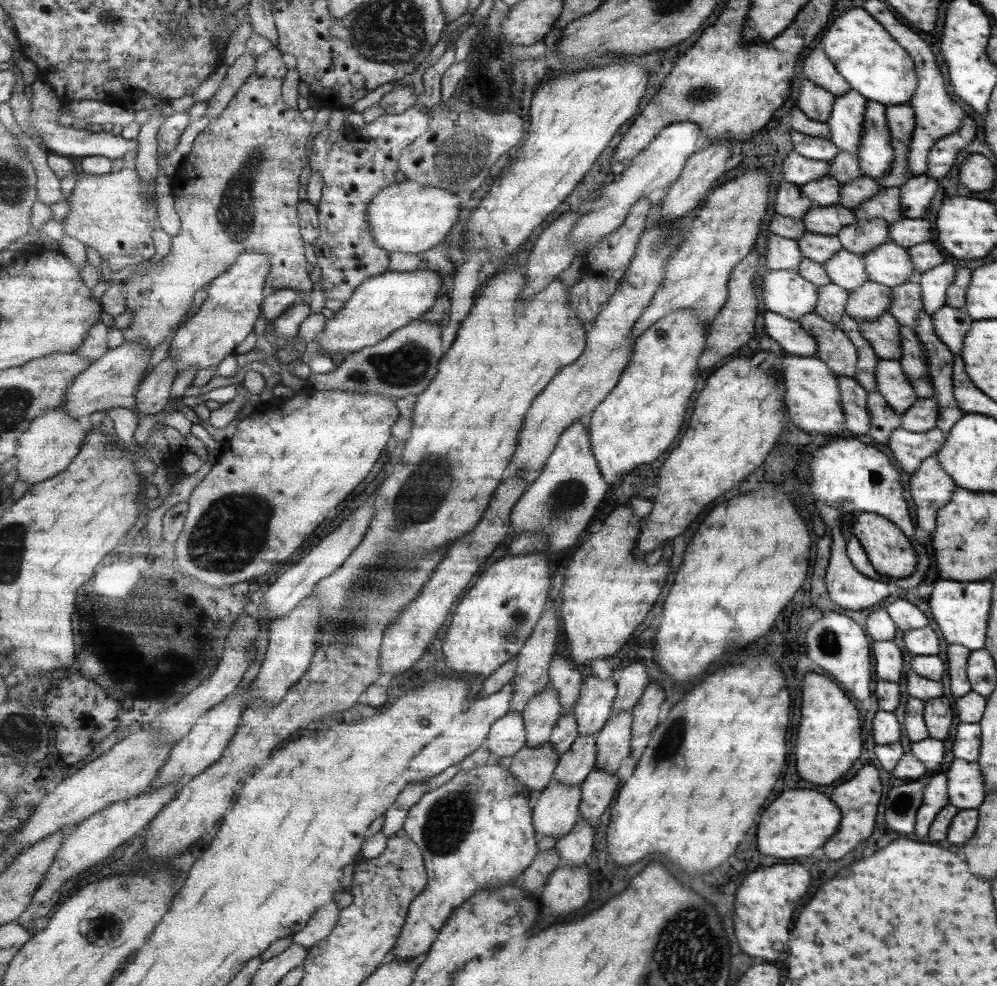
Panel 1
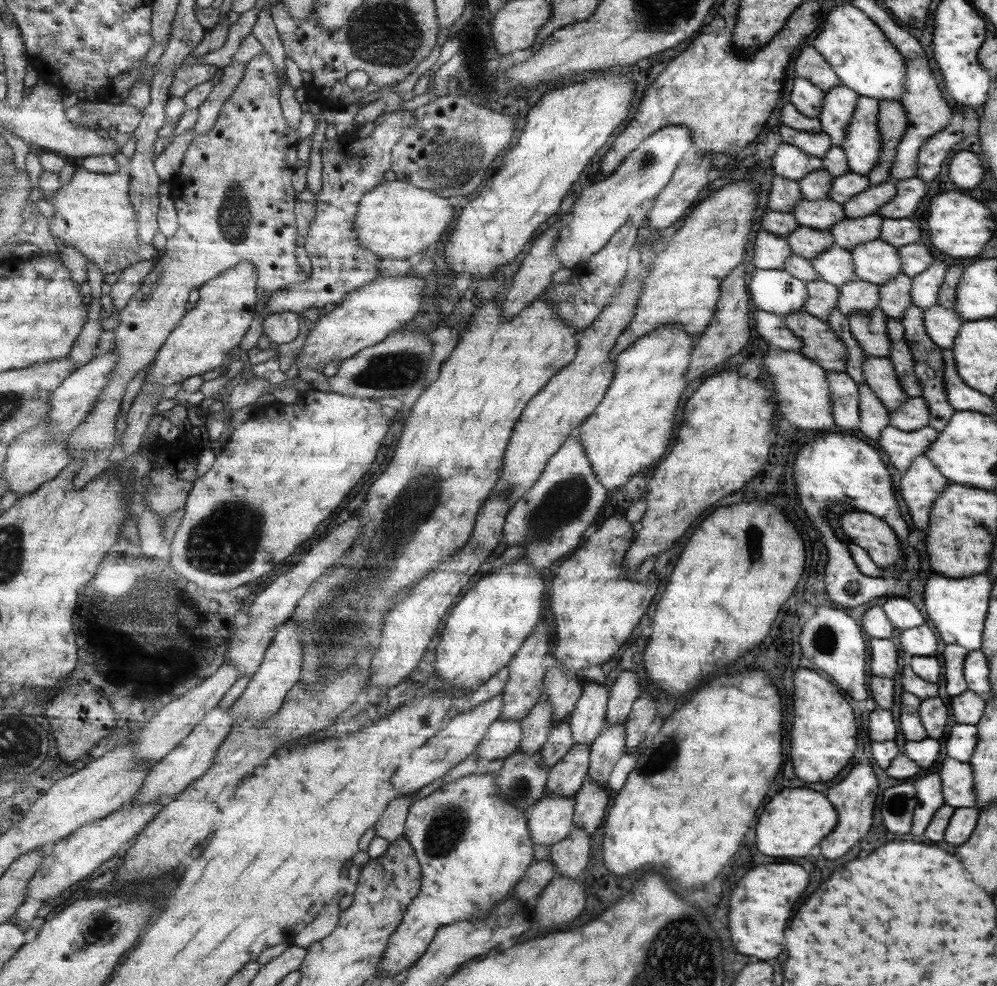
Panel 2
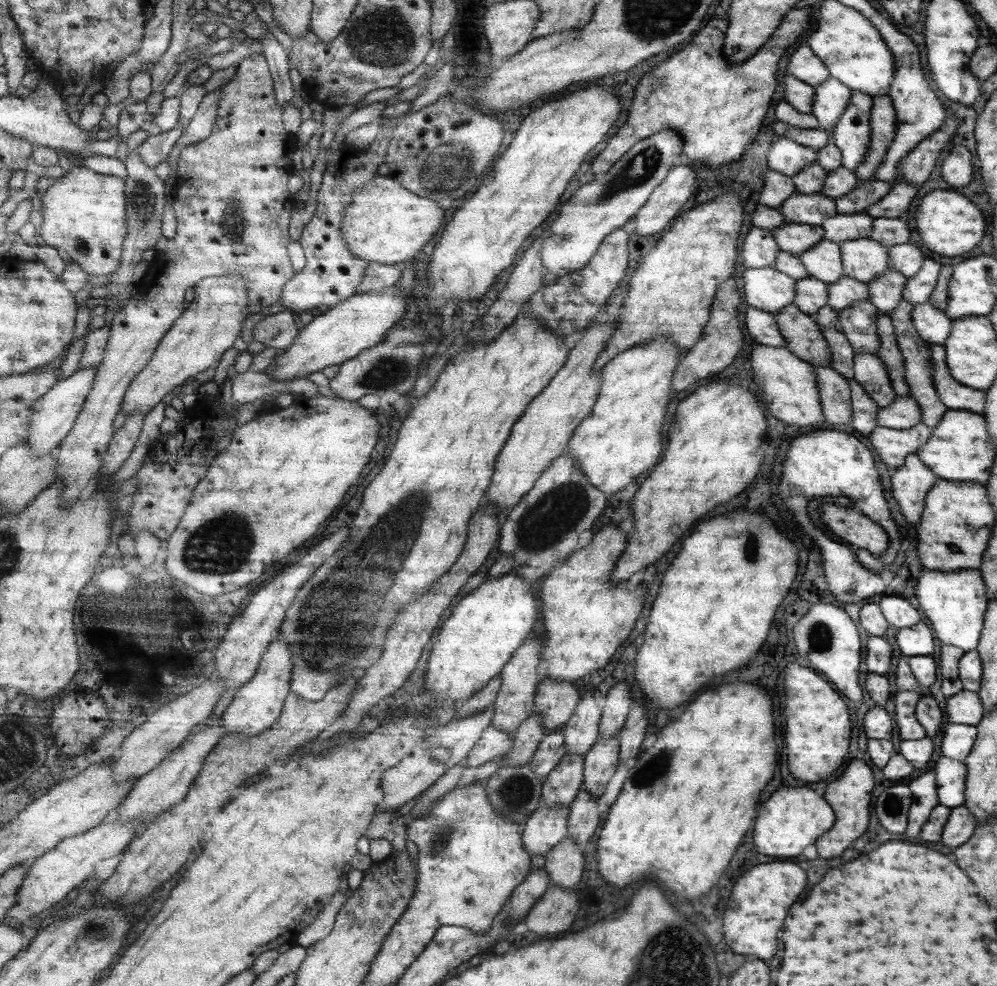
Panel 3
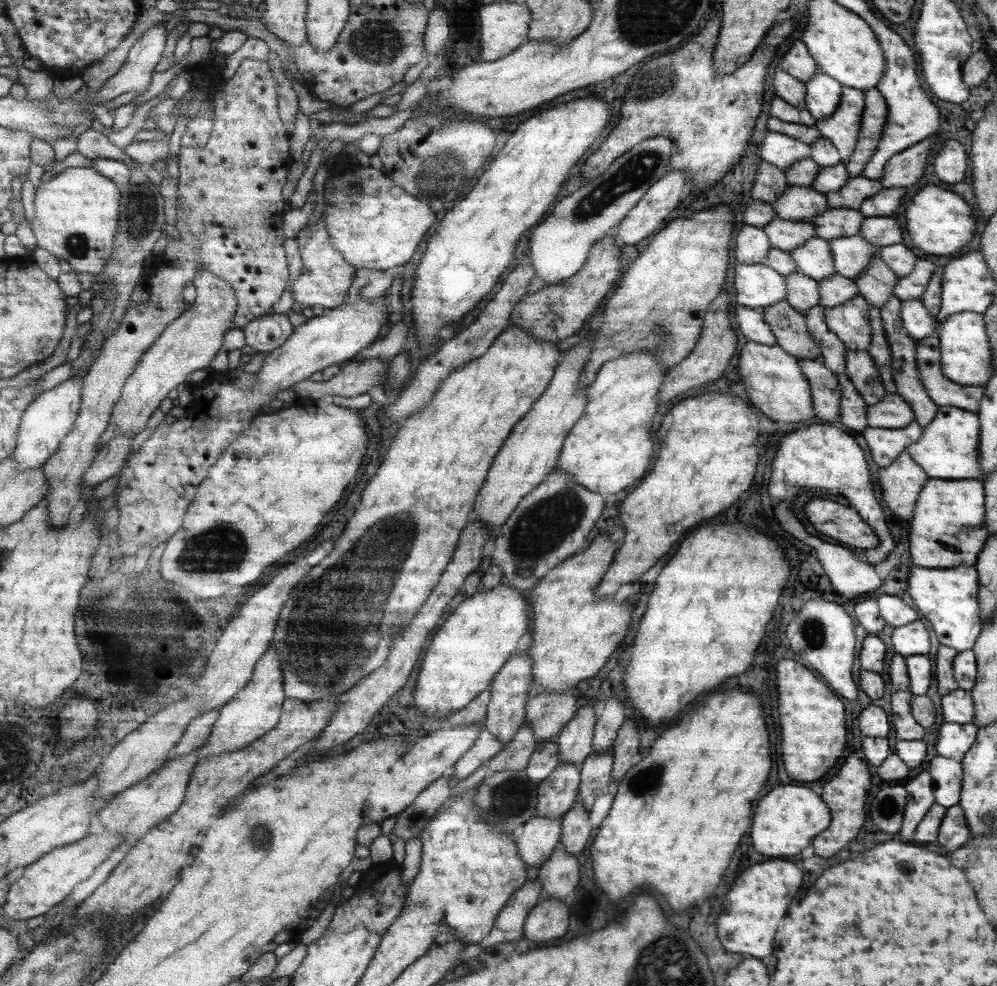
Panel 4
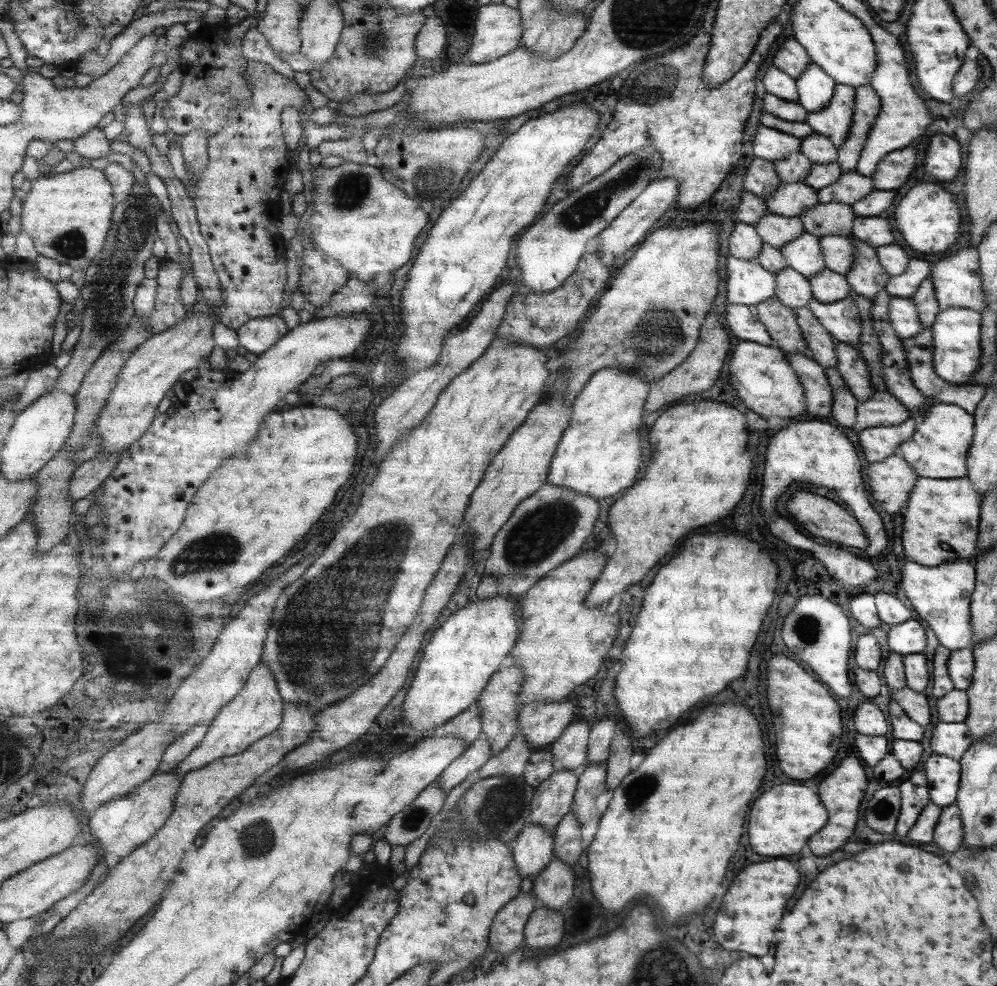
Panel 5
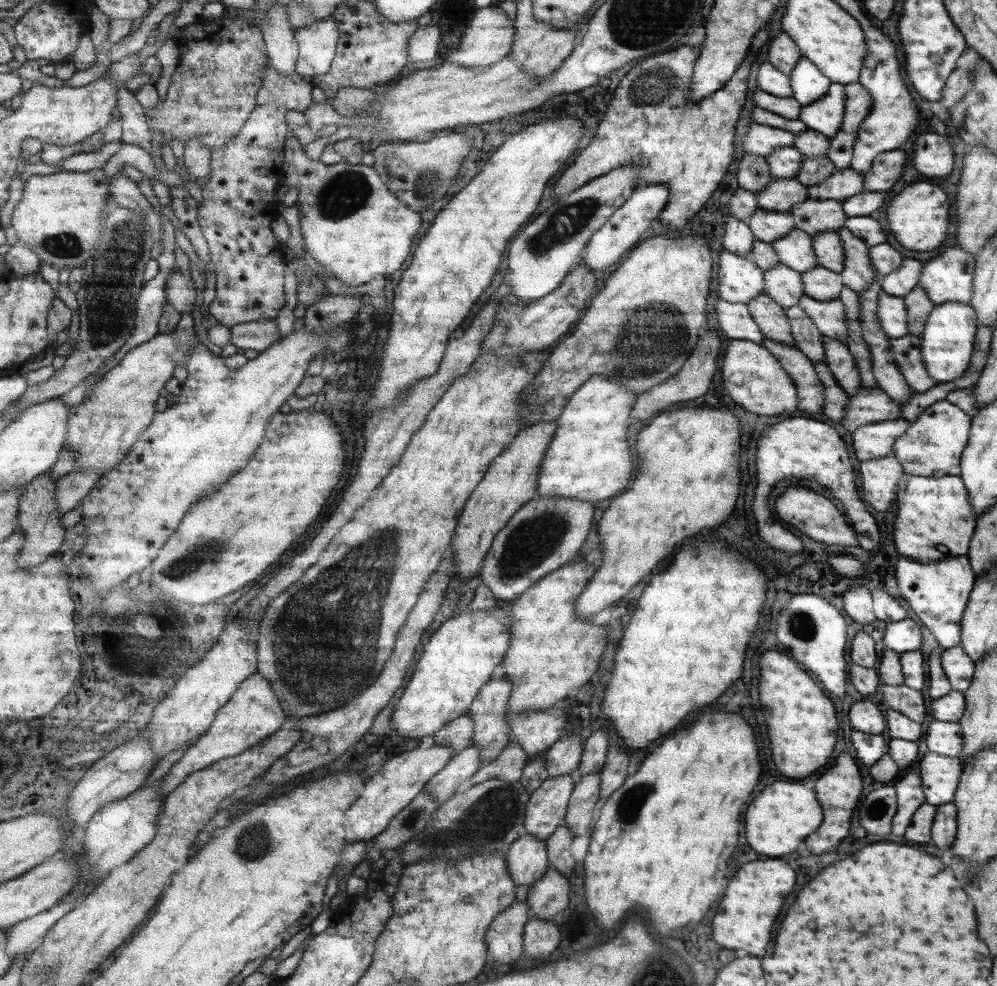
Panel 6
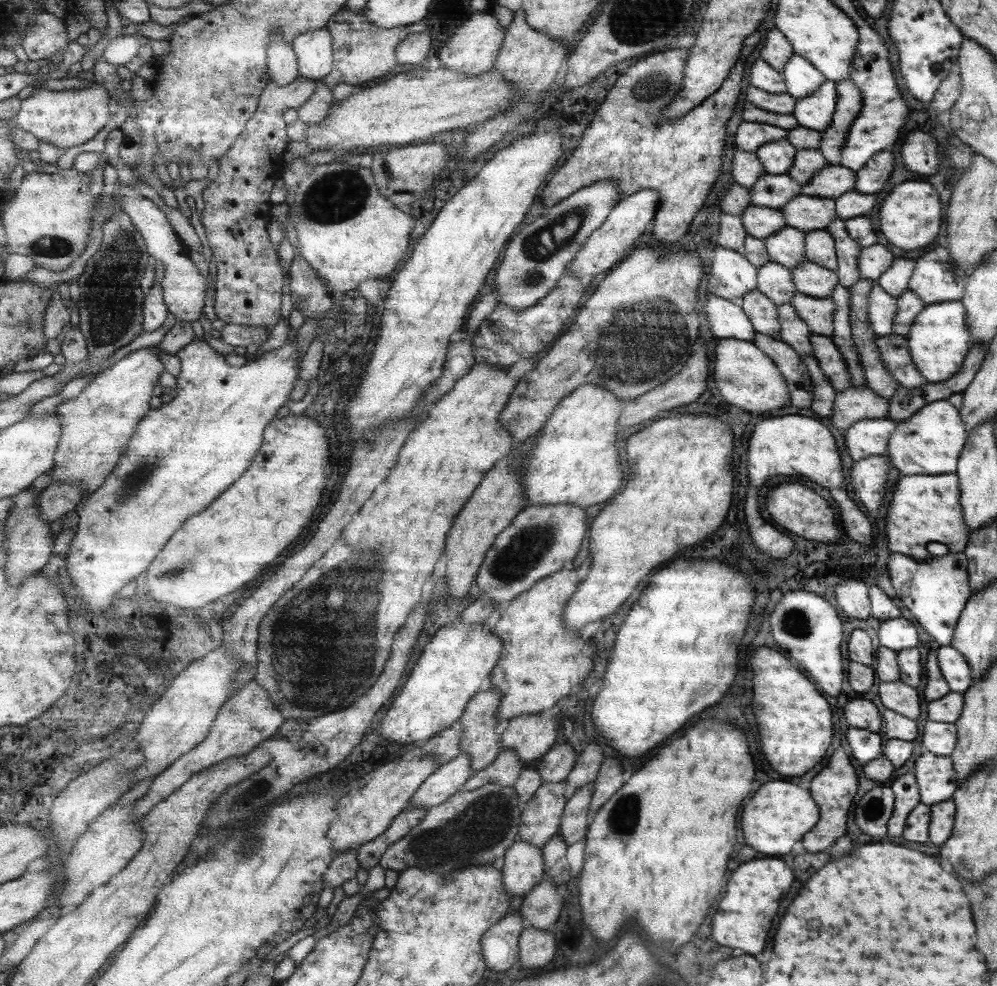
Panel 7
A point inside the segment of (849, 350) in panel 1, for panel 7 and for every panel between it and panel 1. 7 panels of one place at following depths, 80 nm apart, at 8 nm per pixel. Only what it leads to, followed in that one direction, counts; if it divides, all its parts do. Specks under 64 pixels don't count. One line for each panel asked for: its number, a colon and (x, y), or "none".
2: (819, 343)
3: (803, 335)
4: (789, 326)
5: (780, 321)
6: (771, 317)
7: (762, 312)

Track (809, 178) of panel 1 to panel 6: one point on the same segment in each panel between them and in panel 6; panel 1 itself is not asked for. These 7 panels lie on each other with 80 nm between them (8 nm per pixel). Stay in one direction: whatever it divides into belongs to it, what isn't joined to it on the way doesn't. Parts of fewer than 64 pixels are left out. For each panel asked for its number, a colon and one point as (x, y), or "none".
2: (788, 161)
3: (786, 157)
4: (777, 149)
5: (768, 144)
6: (760, 140)

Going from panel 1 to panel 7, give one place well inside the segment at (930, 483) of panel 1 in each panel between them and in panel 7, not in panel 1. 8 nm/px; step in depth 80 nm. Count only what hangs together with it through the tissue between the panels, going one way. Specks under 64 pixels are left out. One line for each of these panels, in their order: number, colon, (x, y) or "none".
2: (921, 484)
3: (910, 484)
4: (900, 483)
5: (890, 481)
6: (882, 479)
7: (868, 476)

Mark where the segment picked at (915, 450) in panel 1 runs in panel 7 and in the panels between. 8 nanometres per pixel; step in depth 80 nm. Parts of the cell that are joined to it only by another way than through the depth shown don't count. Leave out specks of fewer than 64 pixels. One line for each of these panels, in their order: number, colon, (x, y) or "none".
2: (901, 448)
3: (892, 446)
4: (885, 444)
5: (877, 443)
6: (874, 441)
7: (866, 438)

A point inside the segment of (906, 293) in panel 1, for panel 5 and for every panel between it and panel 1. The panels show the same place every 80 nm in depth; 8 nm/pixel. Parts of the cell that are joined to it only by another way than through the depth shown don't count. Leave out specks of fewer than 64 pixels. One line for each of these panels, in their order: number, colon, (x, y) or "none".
2: (895, 297)
3: (885, 291)
4: (876, 284)
5: (866, 277)

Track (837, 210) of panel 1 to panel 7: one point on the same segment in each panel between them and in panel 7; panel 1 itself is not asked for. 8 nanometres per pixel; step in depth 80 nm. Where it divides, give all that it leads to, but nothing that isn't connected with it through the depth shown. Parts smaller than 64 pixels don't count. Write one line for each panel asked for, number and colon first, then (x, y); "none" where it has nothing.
2: (822, 214)
3: (810, 209)
4: (797, 203)
5: (790, 200)
6: (781, 194)
7: (770, 190)

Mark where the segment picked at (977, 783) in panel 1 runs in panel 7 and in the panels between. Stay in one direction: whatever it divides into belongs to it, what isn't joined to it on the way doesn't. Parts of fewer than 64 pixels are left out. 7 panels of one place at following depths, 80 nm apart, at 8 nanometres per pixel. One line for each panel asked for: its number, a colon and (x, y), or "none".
2: (957, 777)
3: (951, 775)
4: (947, 774)
5: (943, 774)
6: (940, 775)
7: (935, 775)

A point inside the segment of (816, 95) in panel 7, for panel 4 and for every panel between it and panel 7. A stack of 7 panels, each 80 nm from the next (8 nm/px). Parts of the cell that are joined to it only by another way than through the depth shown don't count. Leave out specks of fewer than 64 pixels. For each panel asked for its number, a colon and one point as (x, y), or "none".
4: (842, 130)
5: (833, 121)
6: (824, 115)

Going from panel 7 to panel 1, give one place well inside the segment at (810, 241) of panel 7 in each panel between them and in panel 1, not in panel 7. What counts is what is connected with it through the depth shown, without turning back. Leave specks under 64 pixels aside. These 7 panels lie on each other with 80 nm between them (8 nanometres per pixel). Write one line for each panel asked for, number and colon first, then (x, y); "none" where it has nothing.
1: (889, 264)
2: (877, 262)
3: (864, 259)
4: (852, 255)
5: (839, 252)
6: (827, 246)

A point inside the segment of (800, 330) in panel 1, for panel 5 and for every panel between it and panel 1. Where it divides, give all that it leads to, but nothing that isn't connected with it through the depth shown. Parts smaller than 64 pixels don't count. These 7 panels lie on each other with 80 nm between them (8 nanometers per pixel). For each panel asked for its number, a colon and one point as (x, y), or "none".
2: (772, 328)
3: (761, 325)
4: (751, 323)
5: (742, 322)

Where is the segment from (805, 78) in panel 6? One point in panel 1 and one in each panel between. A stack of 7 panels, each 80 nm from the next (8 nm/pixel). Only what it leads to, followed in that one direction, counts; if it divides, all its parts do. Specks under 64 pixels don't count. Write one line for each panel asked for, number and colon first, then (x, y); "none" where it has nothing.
1: (845, 123)
2: (839, 103)
3: (831, 99)
4: (823, 94)
5: (816, 88)

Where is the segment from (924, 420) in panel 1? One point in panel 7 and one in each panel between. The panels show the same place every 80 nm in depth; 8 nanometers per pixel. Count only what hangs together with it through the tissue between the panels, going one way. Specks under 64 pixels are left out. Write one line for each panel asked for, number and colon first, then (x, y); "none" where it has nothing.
2: (913, 414)
3: (903, 413)
4: (893, 412)
5: (881, 409)
6: (868, 405)
7: (855, 403)

